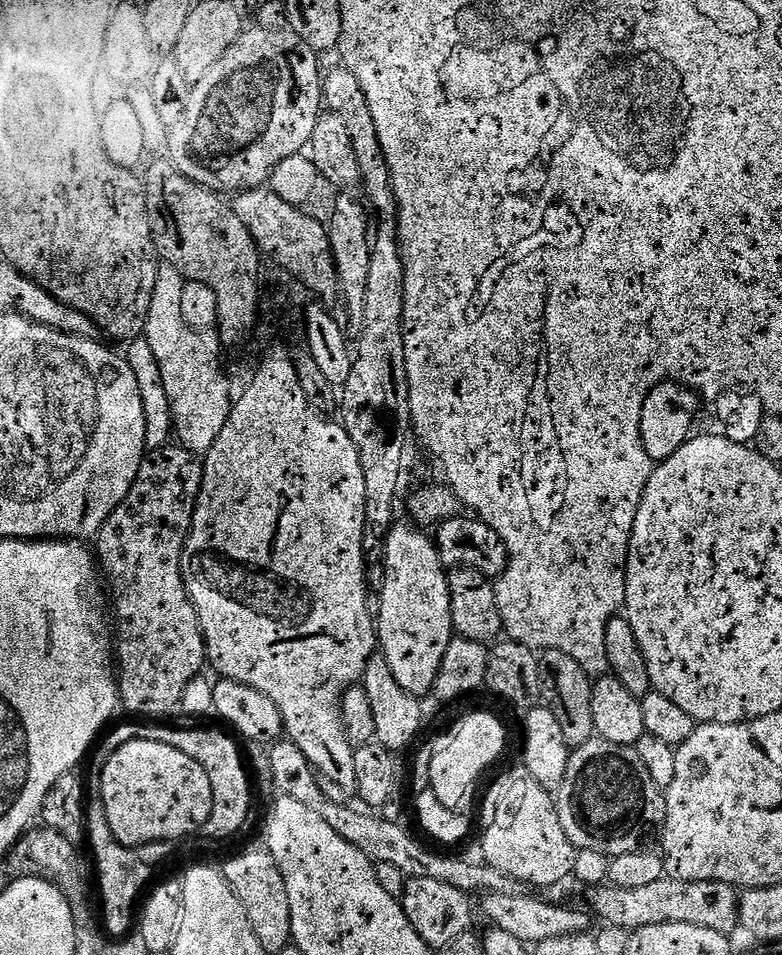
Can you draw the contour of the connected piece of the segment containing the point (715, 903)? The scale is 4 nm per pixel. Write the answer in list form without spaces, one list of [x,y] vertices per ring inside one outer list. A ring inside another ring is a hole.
[[[662,878],[646,886],[623,888],[607,882],[595,885],[588,896],[587,907],[597,912],[604,920],[620,928],[635,930],[647,924],[686,922],[694,926],[706,926],[732,934],[738,928],[738,892],[731,884],[722,880],[674,880]]]

